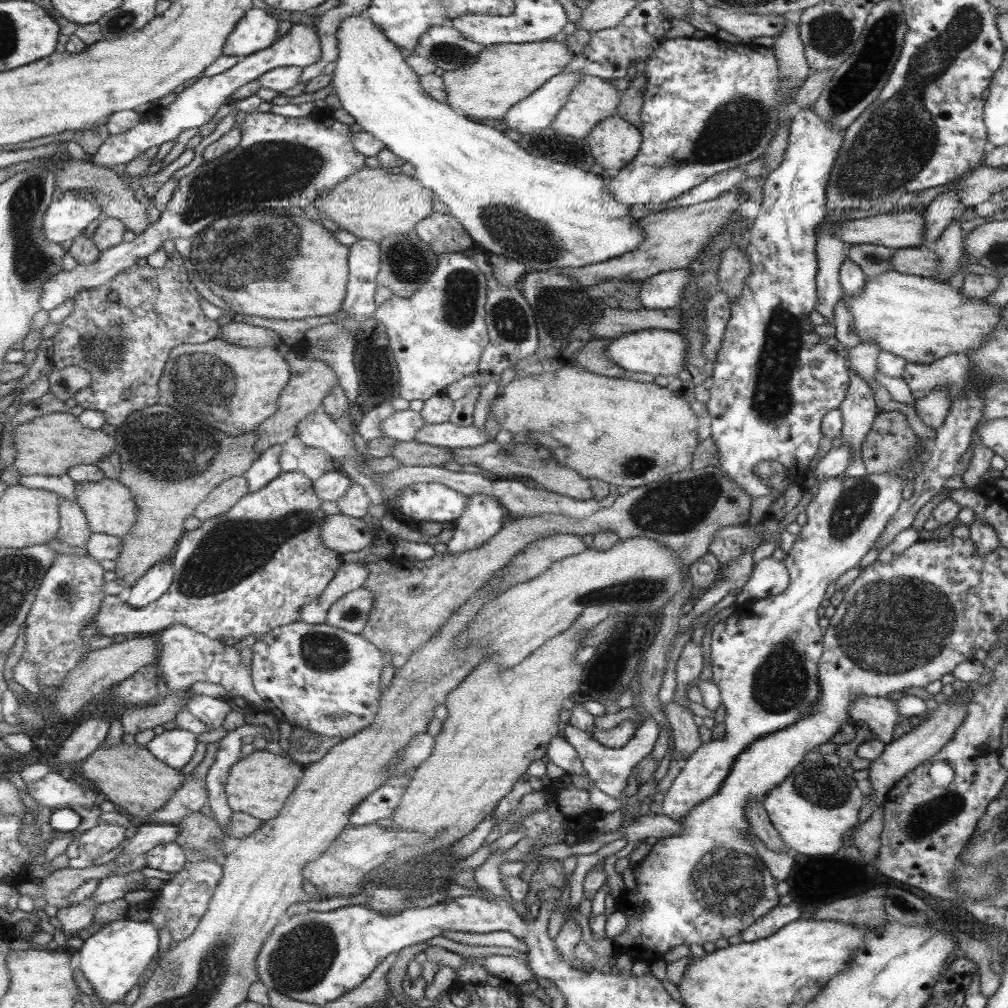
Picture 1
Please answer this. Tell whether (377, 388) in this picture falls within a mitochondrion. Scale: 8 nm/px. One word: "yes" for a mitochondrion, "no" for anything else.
no

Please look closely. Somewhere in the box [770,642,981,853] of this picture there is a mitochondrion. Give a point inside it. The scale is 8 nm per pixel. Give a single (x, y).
(931, 815)

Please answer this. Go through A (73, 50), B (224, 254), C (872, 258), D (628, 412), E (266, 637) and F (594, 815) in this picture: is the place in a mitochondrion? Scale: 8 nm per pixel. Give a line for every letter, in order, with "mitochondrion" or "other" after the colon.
A: other
B: mitochondrion
C: mitochondrion
D: other
E: other
F: other

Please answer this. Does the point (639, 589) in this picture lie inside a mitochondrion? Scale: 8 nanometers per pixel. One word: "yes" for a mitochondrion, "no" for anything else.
yes

